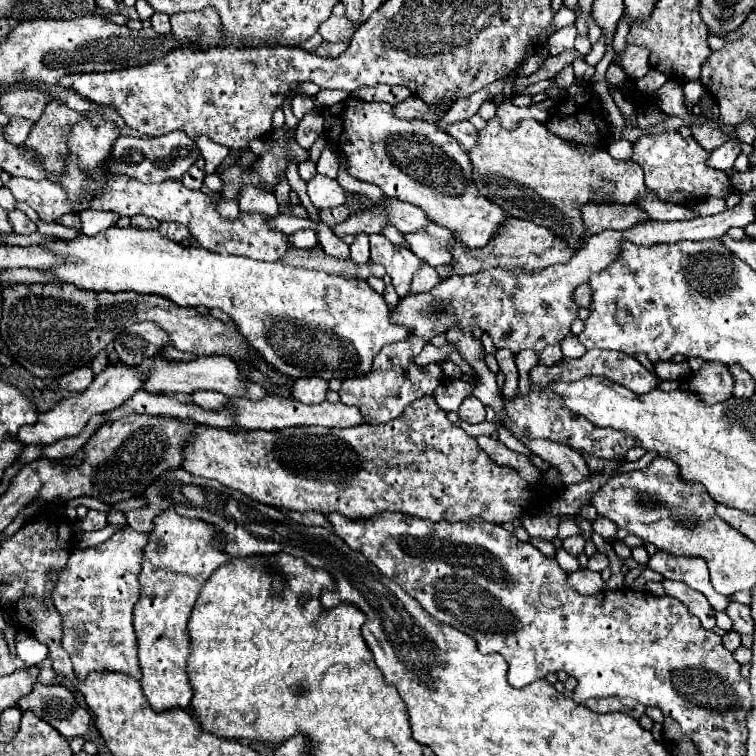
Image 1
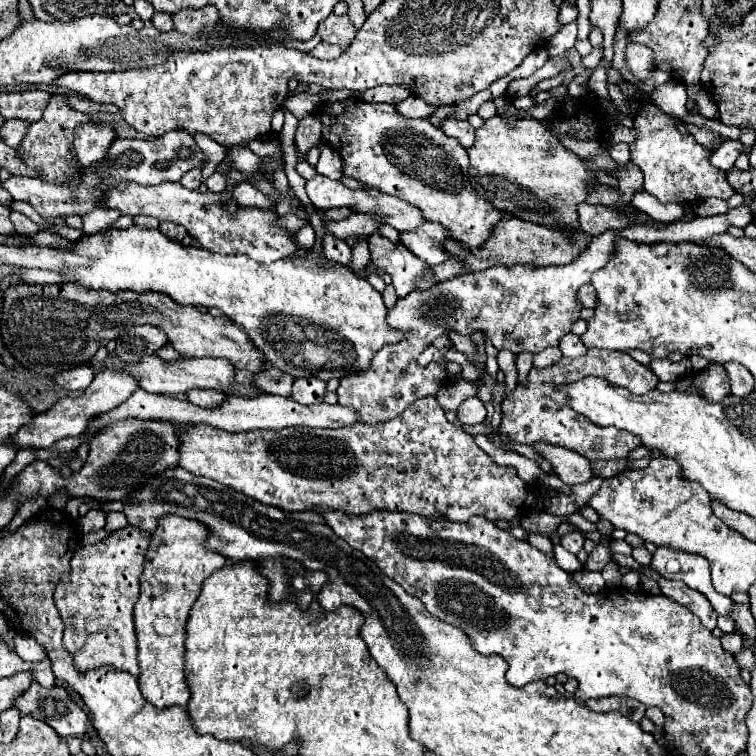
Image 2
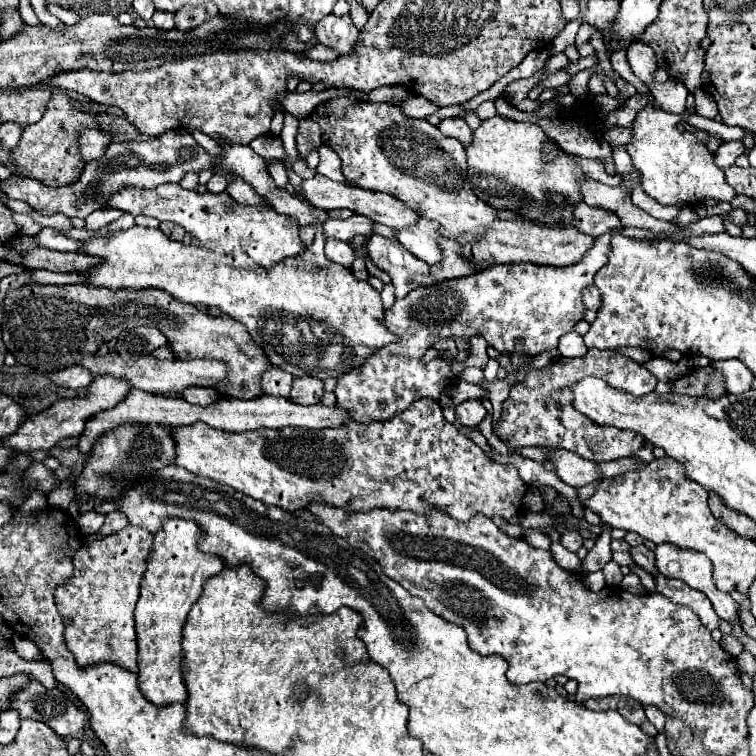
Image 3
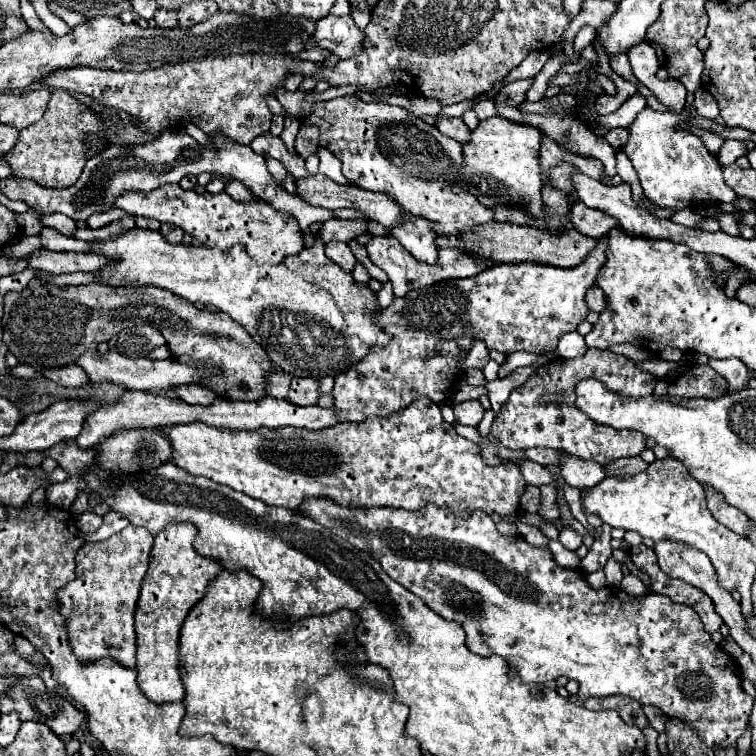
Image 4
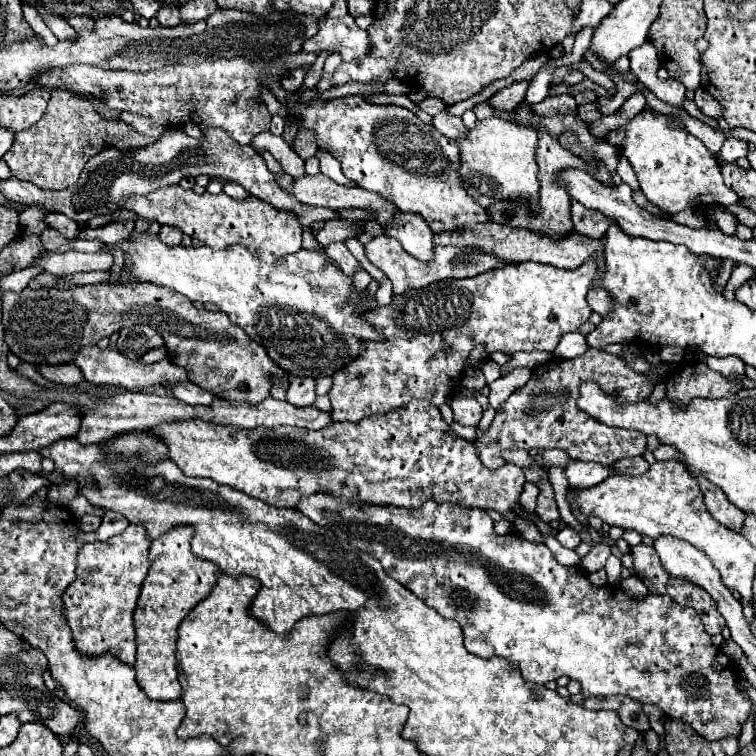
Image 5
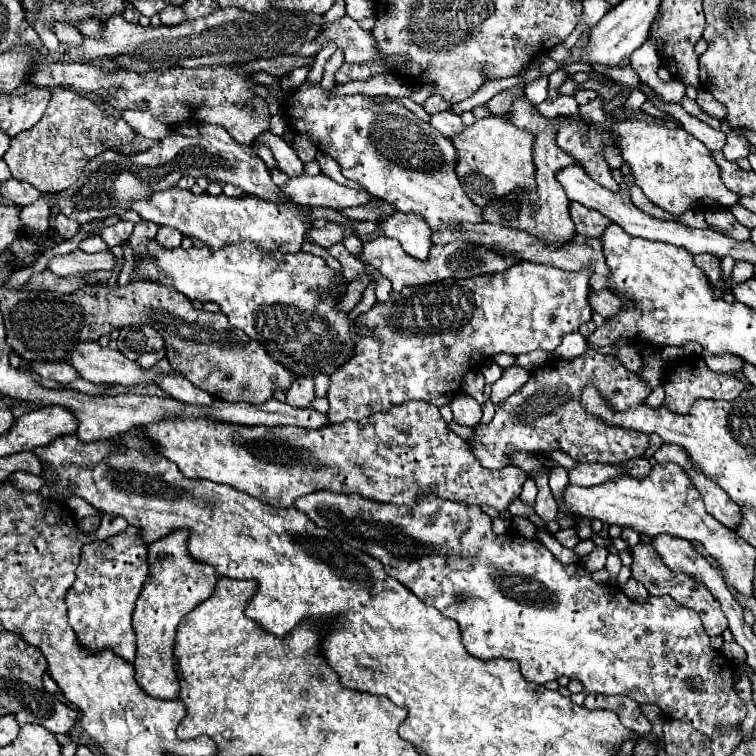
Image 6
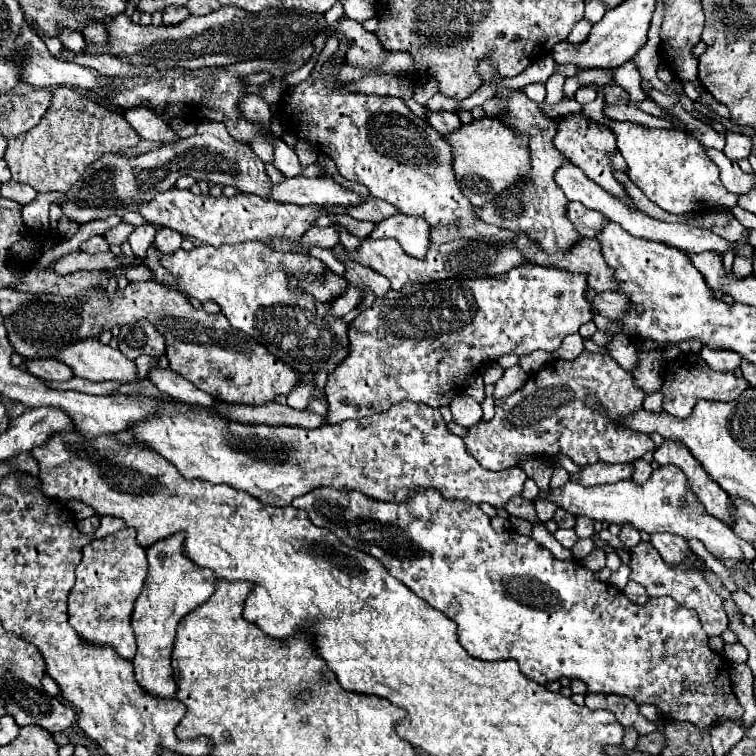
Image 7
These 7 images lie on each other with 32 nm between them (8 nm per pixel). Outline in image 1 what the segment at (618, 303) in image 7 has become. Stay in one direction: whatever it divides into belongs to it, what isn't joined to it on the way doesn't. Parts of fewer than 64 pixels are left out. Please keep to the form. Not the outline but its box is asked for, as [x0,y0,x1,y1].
[572,284,590,308]

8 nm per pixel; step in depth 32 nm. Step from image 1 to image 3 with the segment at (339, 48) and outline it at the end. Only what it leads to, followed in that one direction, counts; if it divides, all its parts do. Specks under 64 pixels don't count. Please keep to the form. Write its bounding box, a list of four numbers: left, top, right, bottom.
[304,44,340,60]

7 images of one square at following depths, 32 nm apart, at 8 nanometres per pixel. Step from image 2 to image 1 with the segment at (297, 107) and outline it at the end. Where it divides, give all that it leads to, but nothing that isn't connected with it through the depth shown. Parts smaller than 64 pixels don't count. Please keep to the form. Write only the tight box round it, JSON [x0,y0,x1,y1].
[291,96,315,120]

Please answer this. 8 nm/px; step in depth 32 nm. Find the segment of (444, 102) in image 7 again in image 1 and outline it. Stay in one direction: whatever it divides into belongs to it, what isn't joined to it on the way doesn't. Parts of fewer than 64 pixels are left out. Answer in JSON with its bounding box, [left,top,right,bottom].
[394,96,428,118]

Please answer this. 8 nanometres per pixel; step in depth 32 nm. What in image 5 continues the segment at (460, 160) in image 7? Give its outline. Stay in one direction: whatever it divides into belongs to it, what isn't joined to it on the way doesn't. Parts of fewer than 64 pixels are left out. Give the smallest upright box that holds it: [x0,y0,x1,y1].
[460,116,540,212]

